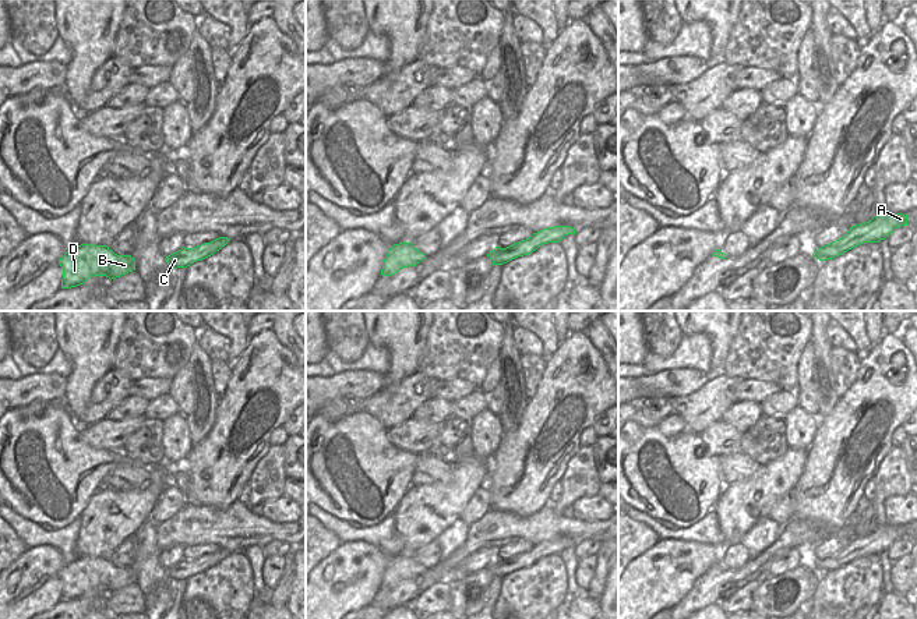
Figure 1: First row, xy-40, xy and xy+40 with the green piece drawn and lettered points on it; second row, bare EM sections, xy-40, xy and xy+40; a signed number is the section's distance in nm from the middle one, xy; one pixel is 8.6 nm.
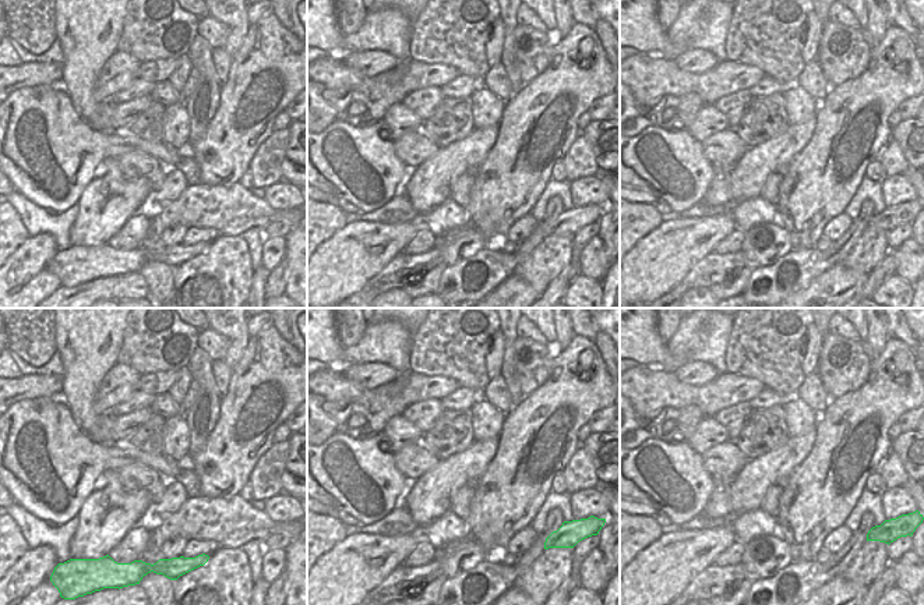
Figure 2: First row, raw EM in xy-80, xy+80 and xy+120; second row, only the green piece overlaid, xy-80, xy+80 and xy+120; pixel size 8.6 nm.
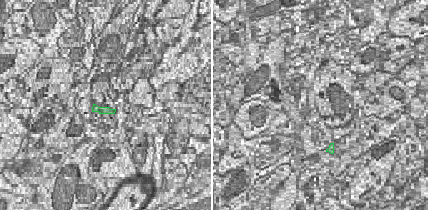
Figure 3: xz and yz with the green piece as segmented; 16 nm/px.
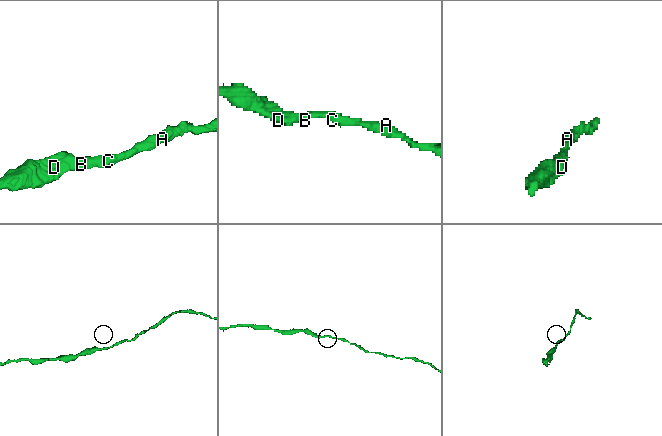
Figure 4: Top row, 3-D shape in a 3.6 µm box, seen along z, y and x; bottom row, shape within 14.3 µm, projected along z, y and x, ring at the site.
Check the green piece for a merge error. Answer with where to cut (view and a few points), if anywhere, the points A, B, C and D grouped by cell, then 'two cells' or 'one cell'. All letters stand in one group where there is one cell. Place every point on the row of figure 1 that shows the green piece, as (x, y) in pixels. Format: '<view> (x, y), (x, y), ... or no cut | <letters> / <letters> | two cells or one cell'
no cut | A B C D | one cell

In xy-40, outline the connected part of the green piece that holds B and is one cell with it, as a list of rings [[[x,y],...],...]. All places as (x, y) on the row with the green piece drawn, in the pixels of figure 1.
[[[81,244],[59,261],[63,269],[61,289],[84,284],[92,276],[110,280],[135,270],[131,255],[117,255],[107,245]]]

